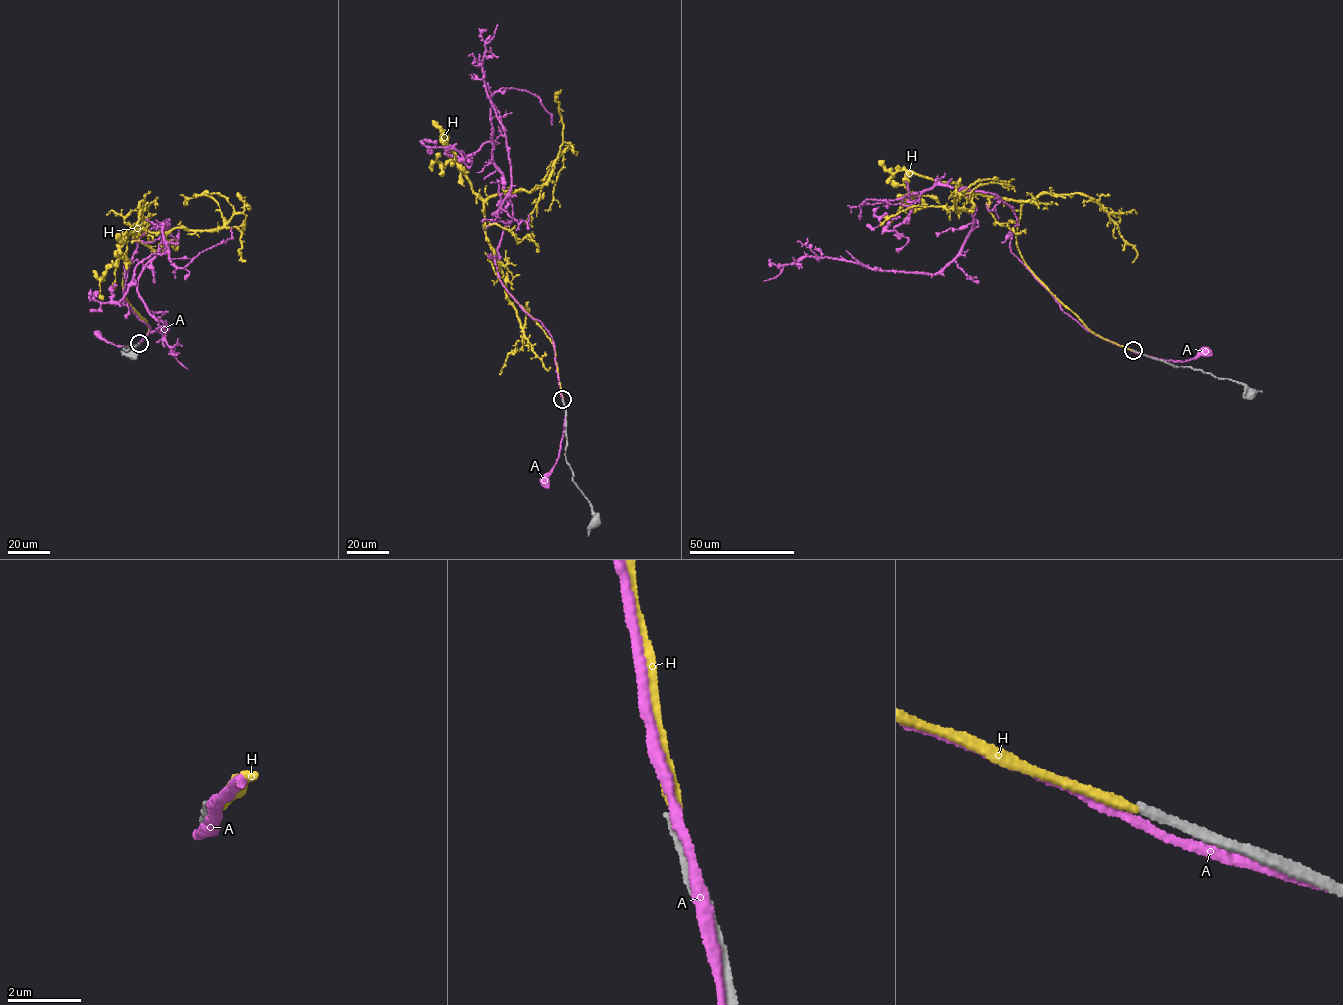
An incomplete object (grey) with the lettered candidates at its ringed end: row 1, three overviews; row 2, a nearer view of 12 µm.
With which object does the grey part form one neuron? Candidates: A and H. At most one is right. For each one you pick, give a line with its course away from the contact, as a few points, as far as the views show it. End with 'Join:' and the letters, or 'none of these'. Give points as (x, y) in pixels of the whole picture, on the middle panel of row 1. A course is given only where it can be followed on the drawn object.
H: via (563, 399), (550, 338), (488, 259), (493, 251), (483, 204), (497, 194), (541, 187), (555, 161), (532, 226)
Join: H

